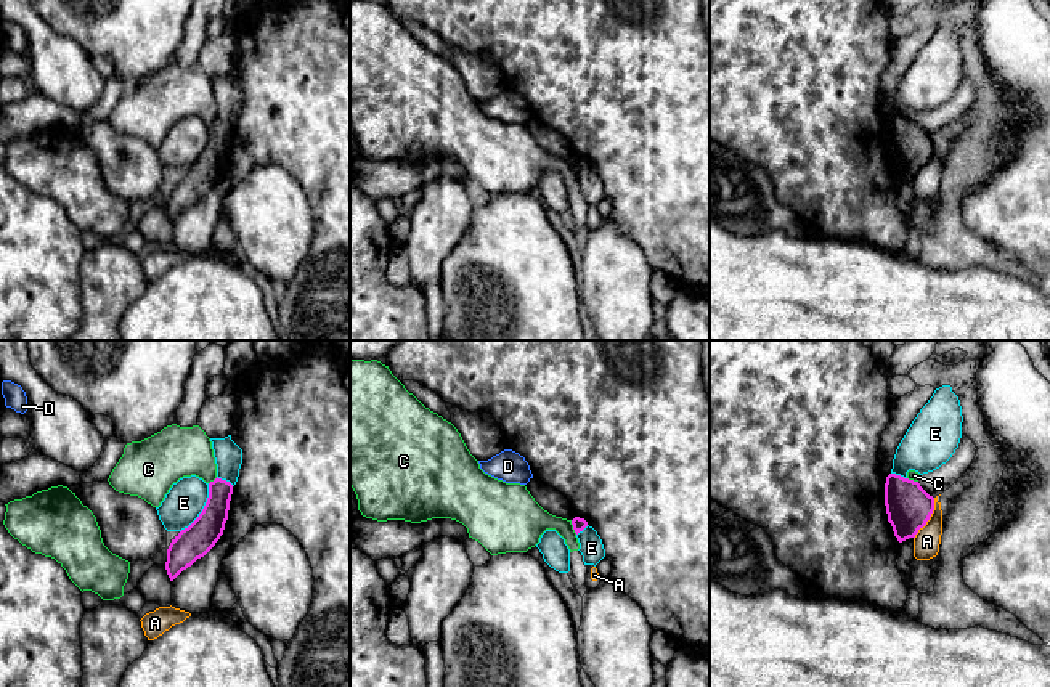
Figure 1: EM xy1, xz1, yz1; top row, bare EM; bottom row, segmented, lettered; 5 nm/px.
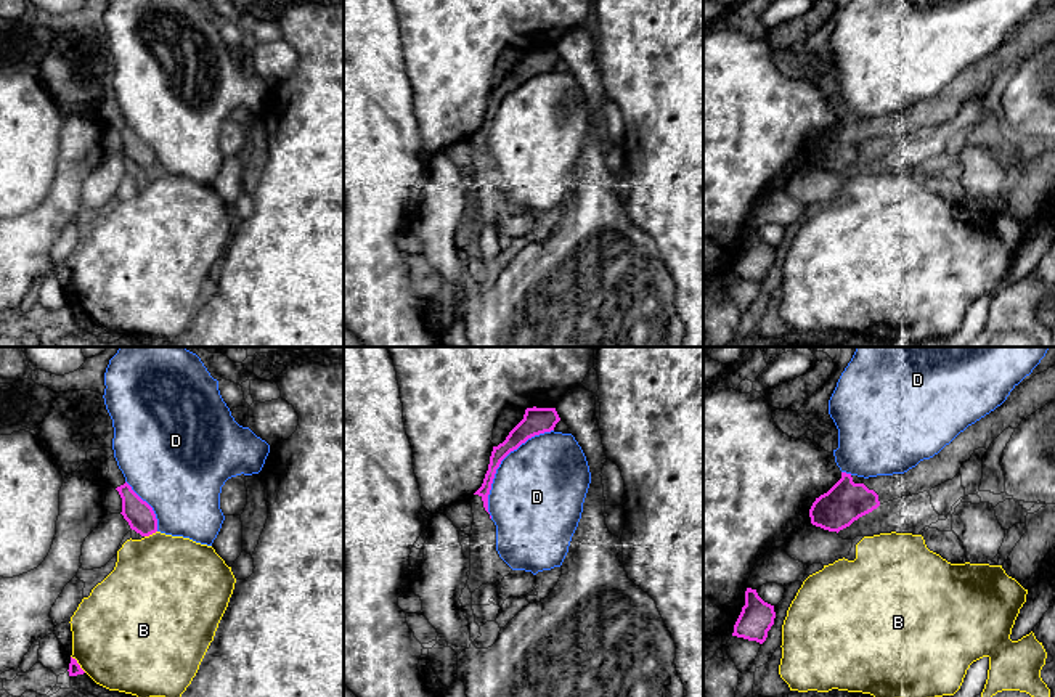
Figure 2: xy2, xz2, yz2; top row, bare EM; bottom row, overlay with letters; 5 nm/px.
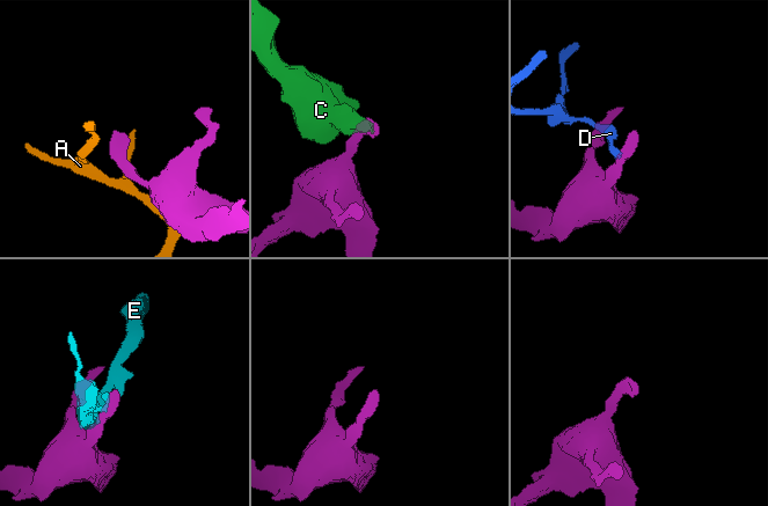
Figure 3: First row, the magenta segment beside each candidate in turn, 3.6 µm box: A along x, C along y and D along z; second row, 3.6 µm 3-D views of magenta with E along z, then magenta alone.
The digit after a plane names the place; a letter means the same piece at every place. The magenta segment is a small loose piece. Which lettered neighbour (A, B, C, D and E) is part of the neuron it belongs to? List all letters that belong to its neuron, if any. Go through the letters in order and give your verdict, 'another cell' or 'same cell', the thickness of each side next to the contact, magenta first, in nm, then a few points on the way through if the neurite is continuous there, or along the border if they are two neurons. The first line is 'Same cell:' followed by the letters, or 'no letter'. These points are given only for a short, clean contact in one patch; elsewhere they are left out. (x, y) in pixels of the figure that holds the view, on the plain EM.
Same cell: no letter
A: another cell; 220 nm thick on the magenta side, 130 nm on the other
B: another cell; 60 nm thick on the magenta side, 480 nm on the other
C: another cell; 70 nm thick on the magenta side, 220 nm on the other; border along xz1 (570, 161), (577, 174)
D: another cell; 120 nm thick on the magenta side, 460 nm on the other
E: another cell; 160 nm thick on the magenta side, 200 nm on the other; border along xy1 (209, 124), (209, 137), (203, 151), (180, 172)

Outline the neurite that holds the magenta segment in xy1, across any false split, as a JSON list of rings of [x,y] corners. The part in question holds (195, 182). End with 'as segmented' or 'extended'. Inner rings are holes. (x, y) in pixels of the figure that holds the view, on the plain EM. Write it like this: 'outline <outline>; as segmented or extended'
outline [[[217,117],[209,124],[209,138],[202,152],[172,180],[167,189],[165,210],[170,222],[204,197],[220,180],[228,161],[231,135],[230,122]]]; as segmented

